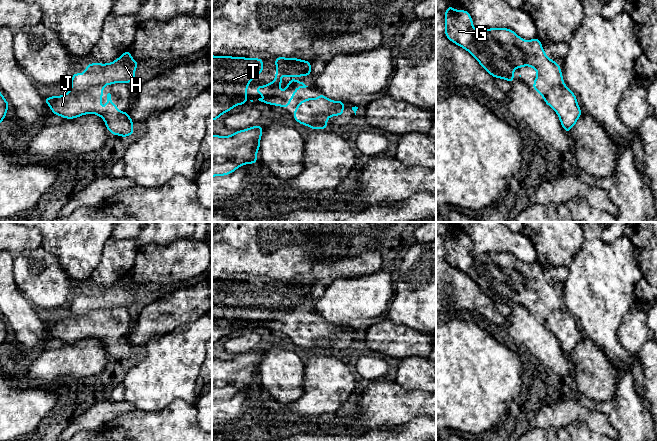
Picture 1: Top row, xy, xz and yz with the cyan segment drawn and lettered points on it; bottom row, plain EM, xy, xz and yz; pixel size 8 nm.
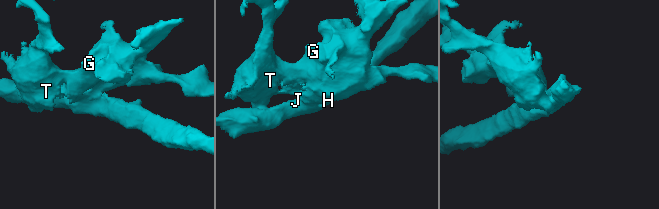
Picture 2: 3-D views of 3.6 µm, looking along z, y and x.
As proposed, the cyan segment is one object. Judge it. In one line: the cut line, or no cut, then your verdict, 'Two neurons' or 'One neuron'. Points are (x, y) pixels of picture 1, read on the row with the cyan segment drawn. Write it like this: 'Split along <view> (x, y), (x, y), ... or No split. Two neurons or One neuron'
Split along xz (341, 107), (322, 114), (309, 126). Two neurons

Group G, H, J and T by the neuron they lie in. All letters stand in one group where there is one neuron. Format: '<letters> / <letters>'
G H T / J

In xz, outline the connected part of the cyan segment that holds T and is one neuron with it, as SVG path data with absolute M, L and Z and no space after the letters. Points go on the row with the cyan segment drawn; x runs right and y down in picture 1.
M212 55L212 121L237 105L247 103L247 87L252 78L263 72L261 58L245 58Z

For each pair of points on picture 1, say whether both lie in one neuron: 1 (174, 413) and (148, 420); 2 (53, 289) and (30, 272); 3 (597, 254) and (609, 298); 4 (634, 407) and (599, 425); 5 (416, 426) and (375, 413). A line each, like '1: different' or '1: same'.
1: same
2: same
3: same
4: different
5: different

